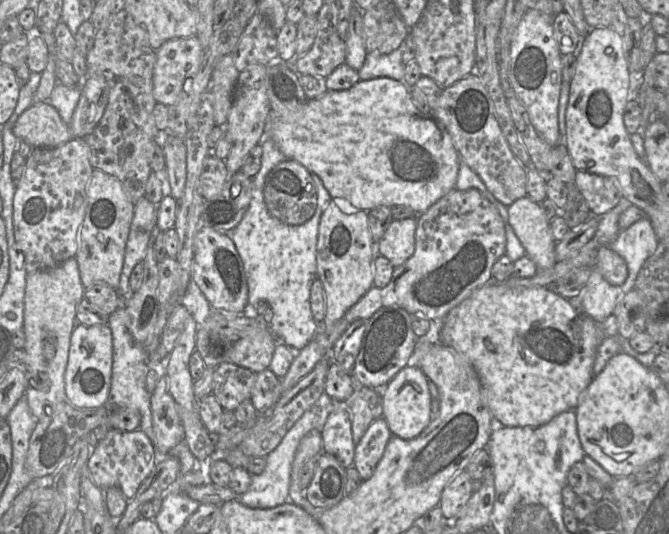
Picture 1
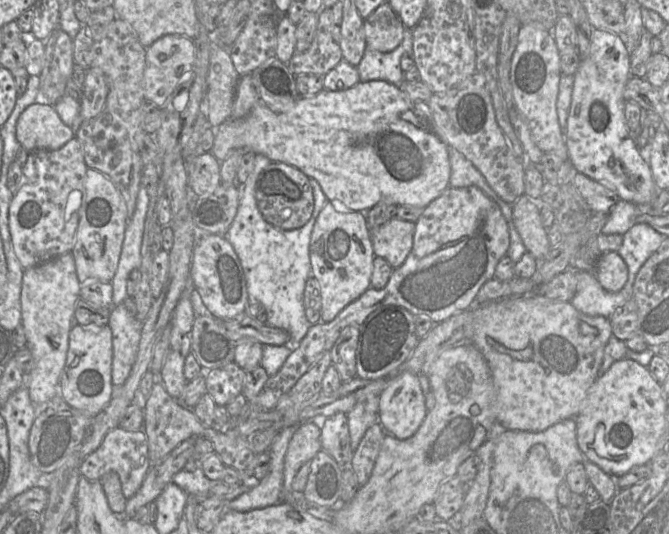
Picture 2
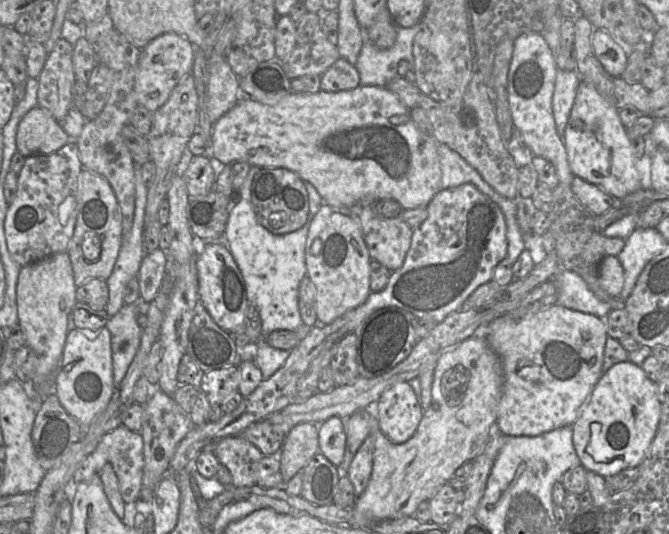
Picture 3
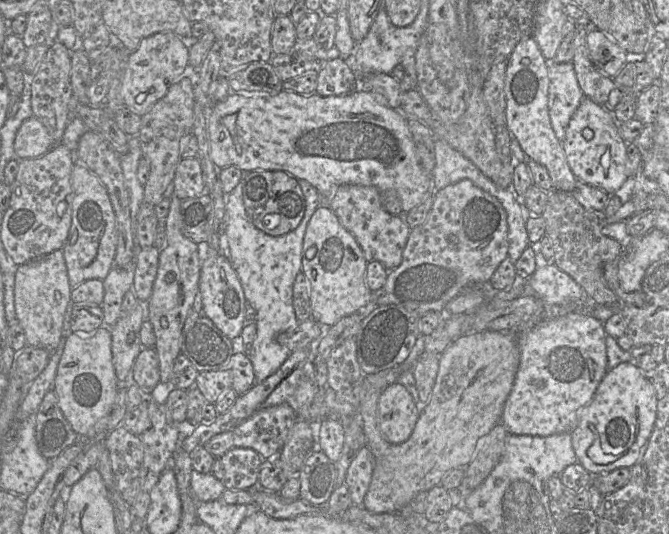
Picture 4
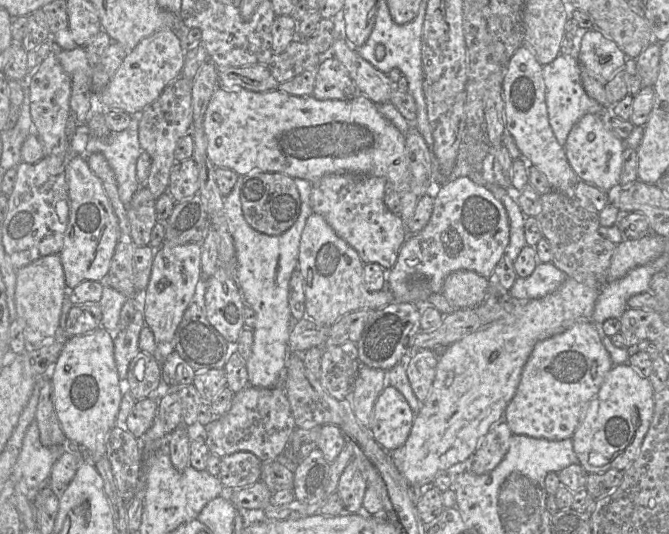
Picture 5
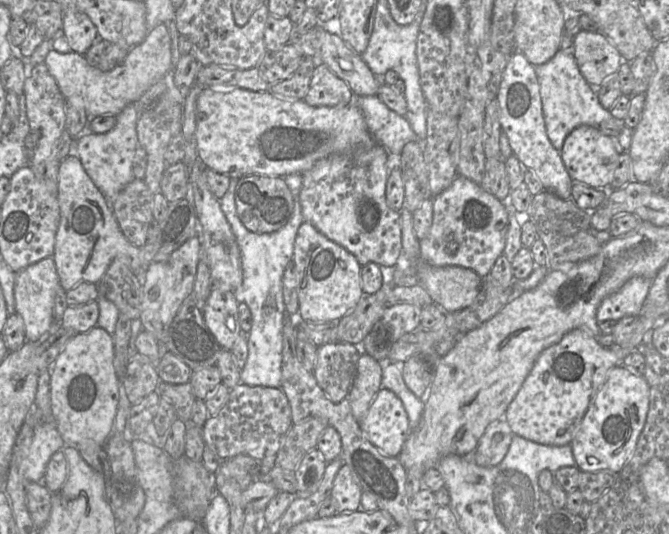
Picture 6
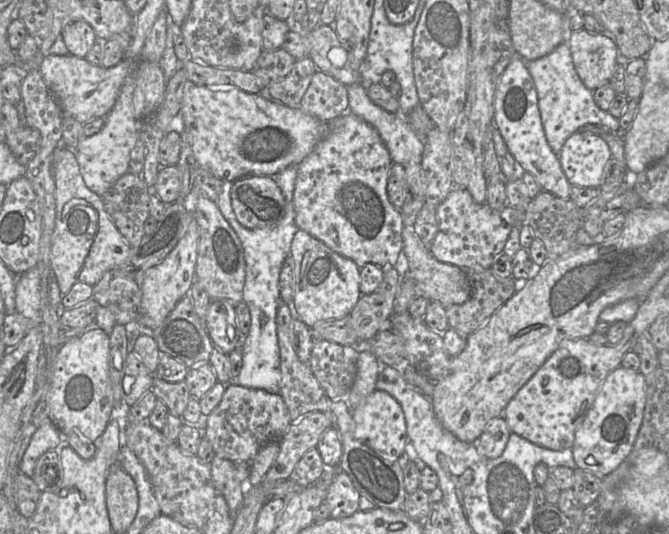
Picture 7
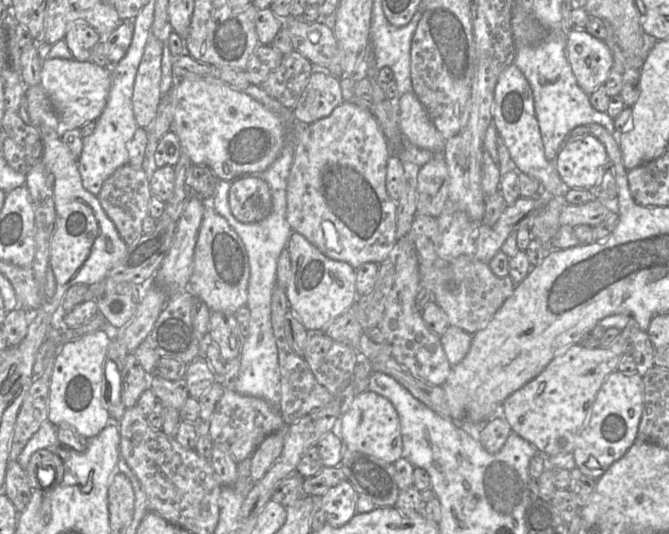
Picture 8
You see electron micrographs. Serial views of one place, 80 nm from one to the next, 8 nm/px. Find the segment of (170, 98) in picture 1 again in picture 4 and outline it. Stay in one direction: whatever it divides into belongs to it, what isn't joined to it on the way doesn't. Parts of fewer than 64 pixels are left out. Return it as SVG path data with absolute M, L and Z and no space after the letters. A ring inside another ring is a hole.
M163 31L145 37L137 50L130 53L128 65L121 86L124 105L139 116L162 99L170 86L187 76L191 79L192 87L197 84L198 69L188 63L189 48L173 32Z

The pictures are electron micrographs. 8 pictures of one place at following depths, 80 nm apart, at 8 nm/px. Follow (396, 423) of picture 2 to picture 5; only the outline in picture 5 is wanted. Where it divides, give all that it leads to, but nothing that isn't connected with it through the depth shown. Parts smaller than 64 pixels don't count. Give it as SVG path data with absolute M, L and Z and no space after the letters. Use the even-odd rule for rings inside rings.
M386 385L378 396L370 423L374 440L387 452L401 447L407 440L416 414L405 397Z

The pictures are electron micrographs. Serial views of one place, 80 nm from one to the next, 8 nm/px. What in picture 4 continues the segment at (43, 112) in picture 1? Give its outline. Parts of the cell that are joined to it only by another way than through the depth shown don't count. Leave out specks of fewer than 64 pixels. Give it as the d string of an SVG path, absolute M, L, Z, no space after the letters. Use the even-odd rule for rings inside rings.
M31 116L22 123L16 134L14 151L17 159L37 158L57 144L44 124Z

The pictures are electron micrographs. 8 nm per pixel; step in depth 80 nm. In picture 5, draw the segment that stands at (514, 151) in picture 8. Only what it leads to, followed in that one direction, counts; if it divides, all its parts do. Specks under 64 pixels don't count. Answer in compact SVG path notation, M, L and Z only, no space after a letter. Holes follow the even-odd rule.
M522 45L511 57L502 83L505 103L505 127L522 155L547 177L551 187L569 198L575 198L577 175L571 168L562 147L550 126L546 103L543 66L534 54Z

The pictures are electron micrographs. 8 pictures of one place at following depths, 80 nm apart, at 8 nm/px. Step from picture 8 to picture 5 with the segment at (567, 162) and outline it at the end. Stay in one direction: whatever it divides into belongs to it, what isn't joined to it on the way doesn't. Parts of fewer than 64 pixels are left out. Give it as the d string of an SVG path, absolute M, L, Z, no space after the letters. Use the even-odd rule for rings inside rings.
M602 115L583 116L571 129L564 150L578 179L603 191L609 191L620 184L624 141L606 128Z

